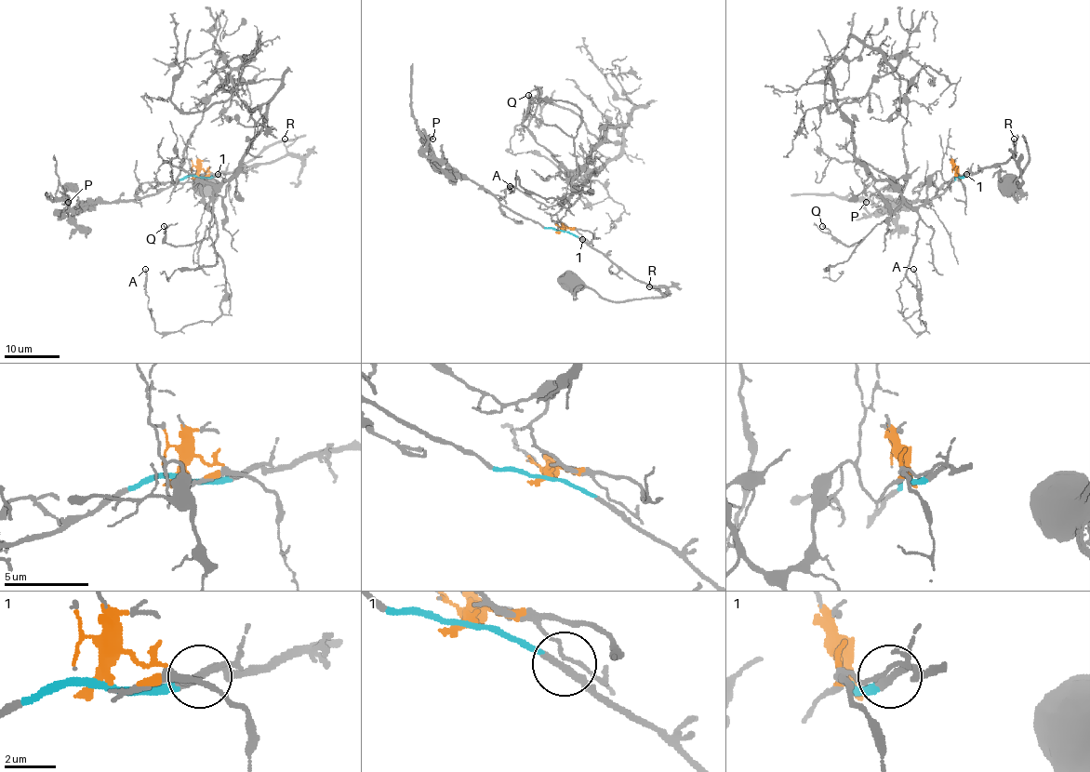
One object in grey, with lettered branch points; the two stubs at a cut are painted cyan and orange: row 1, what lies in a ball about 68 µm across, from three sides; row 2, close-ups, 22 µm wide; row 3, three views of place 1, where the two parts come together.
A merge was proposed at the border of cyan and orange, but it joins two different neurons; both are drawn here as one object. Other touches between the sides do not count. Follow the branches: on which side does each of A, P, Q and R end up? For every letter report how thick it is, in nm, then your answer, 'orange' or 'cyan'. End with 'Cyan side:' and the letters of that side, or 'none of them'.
A: 170 nm | orange
P: 260 nm | cyan
Q: 160 nm | orange
R: 160 nm | cyan
Cyan side: P, R

